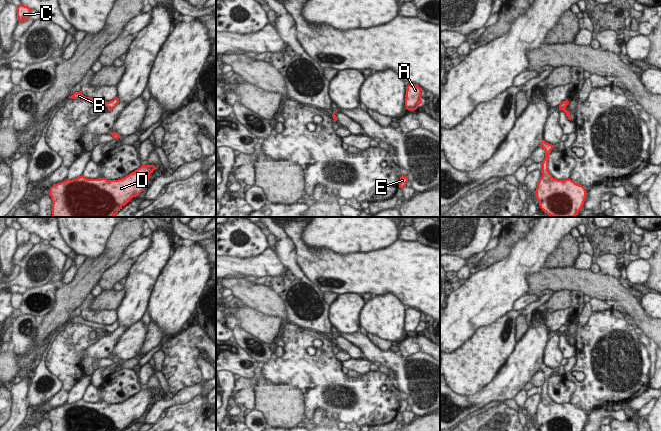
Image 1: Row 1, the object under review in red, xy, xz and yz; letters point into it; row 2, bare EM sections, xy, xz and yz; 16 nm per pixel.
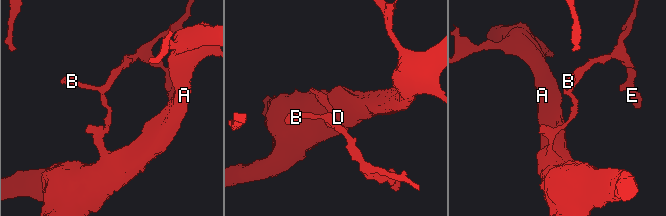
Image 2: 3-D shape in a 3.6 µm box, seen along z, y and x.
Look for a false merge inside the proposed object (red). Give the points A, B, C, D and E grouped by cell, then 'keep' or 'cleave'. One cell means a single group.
A D / B C E; cleave

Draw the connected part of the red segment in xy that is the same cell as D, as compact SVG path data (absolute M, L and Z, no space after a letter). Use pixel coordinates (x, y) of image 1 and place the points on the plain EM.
M154 389L140 392L118 404L87 403L83 399L53 408L49 419L52 431L122 431L147 409Z

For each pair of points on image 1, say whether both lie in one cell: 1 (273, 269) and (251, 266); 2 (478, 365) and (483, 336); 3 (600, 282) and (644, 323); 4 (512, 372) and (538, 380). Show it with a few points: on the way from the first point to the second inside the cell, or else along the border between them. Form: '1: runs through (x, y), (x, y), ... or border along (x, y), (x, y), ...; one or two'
1: runs through (268, 266), (256, 266); one
2: runs through (480, 358), (483, 355), (483, 343); one
3: runs through (611, 288), (635, 312); one
4: border along (539, 369), (530, 381); two

